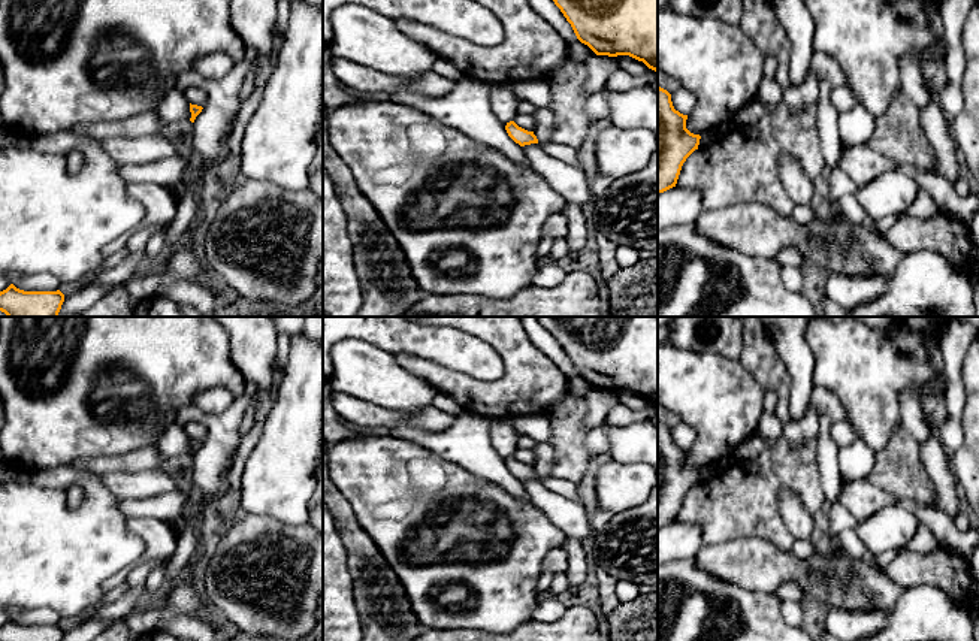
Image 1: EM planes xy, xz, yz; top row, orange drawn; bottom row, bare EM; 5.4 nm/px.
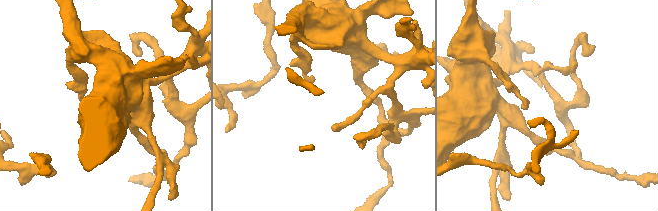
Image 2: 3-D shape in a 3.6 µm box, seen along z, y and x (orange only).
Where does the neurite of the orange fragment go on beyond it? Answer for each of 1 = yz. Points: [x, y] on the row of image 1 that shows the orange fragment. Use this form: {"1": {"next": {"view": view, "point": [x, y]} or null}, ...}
{"1": {"next": null}}

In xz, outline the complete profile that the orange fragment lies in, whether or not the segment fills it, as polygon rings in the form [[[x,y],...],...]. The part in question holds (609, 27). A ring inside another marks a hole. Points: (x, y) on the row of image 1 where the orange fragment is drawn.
[[[553,0],[596,55],[629,55],[658,72],[658,0]]]

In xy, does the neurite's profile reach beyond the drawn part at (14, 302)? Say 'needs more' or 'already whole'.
already whole

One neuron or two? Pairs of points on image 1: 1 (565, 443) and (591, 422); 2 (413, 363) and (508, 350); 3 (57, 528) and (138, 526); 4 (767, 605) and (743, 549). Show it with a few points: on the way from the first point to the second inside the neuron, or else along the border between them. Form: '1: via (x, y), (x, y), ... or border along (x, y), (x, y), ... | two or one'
1: border along (585, 399), (585, 428), (588, 431) | two
2: via (443, 378), (464, 389), (496, 389), (505, 380) | one
3: border along (127, 519), (127, 526), (144, 541), (141, 559) | two
4: border along (727, 583), (773, 593) | two

